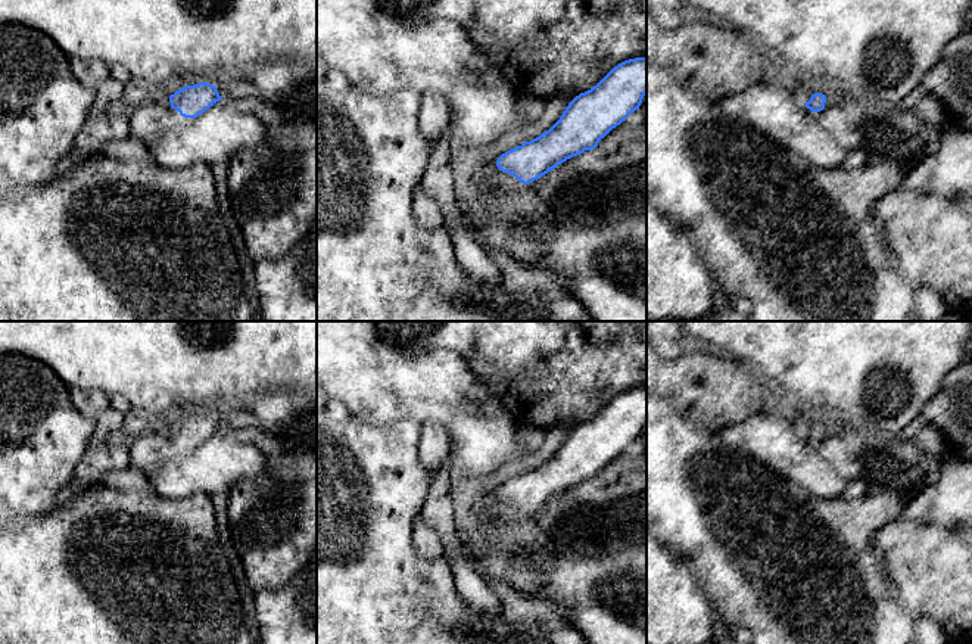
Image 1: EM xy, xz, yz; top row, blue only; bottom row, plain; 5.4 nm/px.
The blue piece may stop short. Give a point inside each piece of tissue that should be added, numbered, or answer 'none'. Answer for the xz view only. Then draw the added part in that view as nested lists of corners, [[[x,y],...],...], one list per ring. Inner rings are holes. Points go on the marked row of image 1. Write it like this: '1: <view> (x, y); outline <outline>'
none

